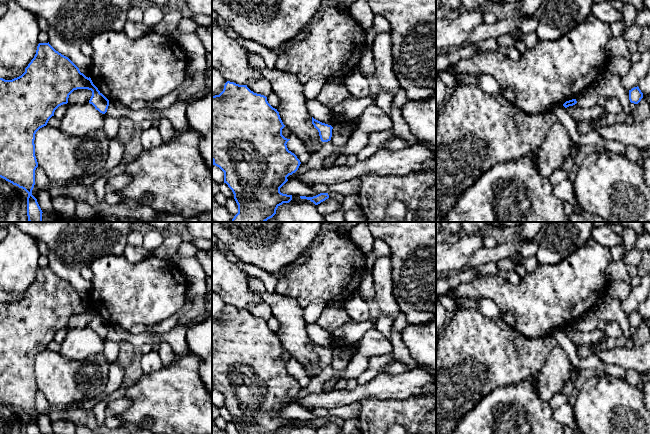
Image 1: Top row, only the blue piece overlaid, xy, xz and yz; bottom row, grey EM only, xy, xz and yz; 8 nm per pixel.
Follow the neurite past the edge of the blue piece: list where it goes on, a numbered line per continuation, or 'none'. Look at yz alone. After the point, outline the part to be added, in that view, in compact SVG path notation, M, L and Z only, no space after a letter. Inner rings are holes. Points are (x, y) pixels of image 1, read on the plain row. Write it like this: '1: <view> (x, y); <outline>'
none

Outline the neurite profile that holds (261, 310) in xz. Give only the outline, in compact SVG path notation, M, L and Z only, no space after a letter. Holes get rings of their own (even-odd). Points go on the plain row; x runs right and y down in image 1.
M265 302L251 303L247 307L247 311L254 317L264 319L268 321L273 317L271 308Z

